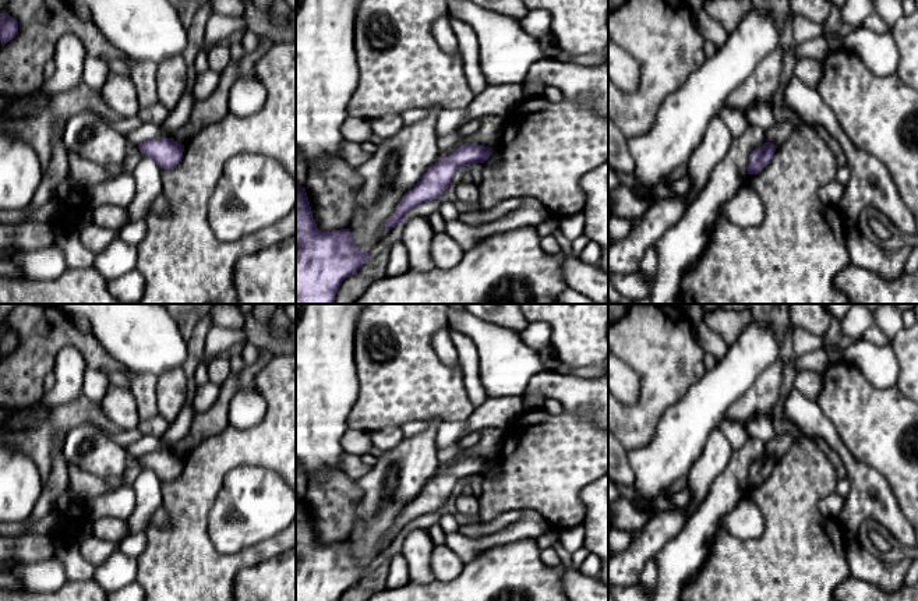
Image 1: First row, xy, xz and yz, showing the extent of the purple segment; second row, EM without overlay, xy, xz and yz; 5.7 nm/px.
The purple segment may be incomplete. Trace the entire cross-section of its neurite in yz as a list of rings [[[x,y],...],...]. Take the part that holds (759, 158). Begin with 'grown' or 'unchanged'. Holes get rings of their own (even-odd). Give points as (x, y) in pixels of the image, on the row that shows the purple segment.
unchanged; [[[765,142],[762,146],[753,149],[749,155],[748,174],[758,174],[762,172],[773,159],[776,145]]]

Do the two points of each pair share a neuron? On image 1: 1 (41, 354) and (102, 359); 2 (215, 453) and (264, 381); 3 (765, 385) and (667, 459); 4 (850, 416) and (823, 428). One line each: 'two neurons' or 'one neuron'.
1: one neuron
2: one neuron
3: two neurons
4: two neurons

